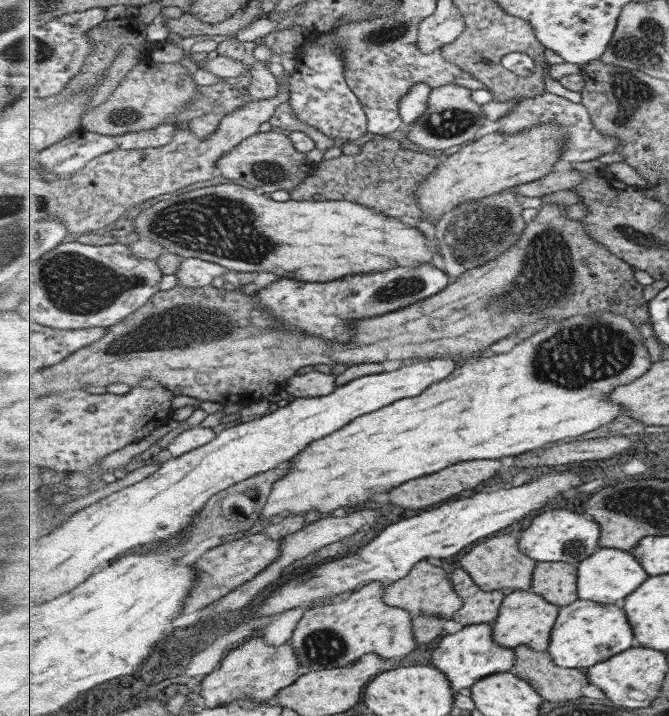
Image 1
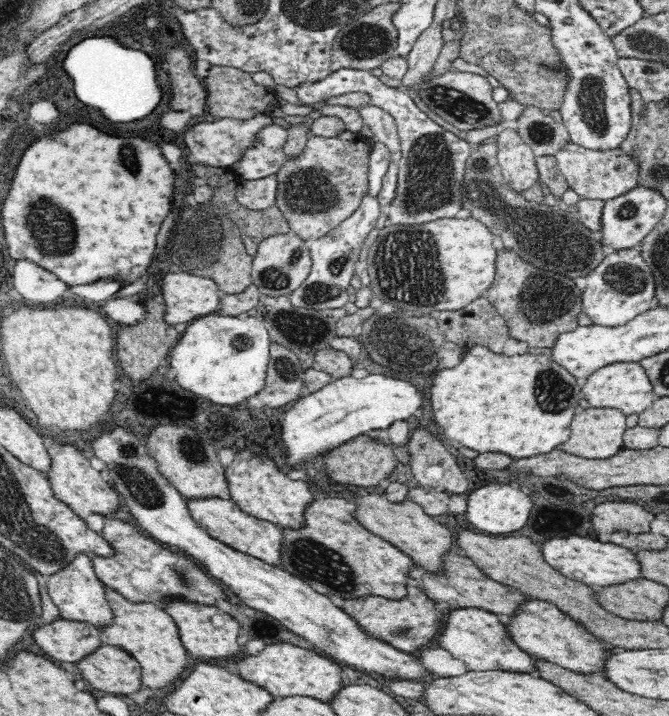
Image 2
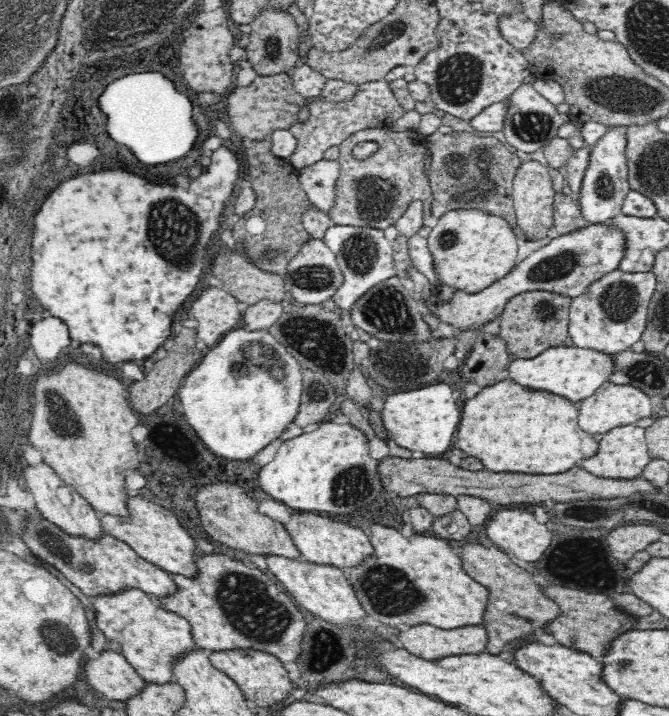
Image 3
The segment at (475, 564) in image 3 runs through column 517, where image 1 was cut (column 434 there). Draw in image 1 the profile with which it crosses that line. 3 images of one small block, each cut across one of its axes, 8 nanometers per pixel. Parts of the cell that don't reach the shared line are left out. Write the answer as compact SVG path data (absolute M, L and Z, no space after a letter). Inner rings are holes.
M421 562L408 576L402 580L386 587L386 603L397 608L403 608L411 611L414 617L414 632L418 644L427 644L433 642L431 628L437 624L435 620L452 620L458 610L463 608L464 601L456 592L452 580L447 576L447 570L441 566L433 566L429 562ZM421 624L427 624L421 628ZM427 638L427 640L425 640Z

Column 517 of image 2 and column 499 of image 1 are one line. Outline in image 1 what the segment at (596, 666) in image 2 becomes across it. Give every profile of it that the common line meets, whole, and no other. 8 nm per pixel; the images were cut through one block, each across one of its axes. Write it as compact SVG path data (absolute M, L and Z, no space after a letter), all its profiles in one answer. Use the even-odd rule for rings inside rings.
M531 590L508 592L498 618L492 623L494 639L507 648L529 645L537 651L547 651L561 610L562 607Z

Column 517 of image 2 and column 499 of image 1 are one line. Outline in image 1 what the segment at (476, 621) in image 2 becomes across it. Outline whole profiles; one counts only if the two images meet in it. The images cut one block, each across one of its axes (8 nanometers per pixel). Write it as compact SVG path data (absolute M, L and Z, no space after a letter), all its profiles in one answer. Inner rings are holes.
M485 623L463 627L455 634L445 636L433 650L431 664L450 677L451 687L455 692L459 692L465 688L472 688L479 680L488 676L510 671L515 666L515 658L515 649L499 645L494 639L492 623Z

